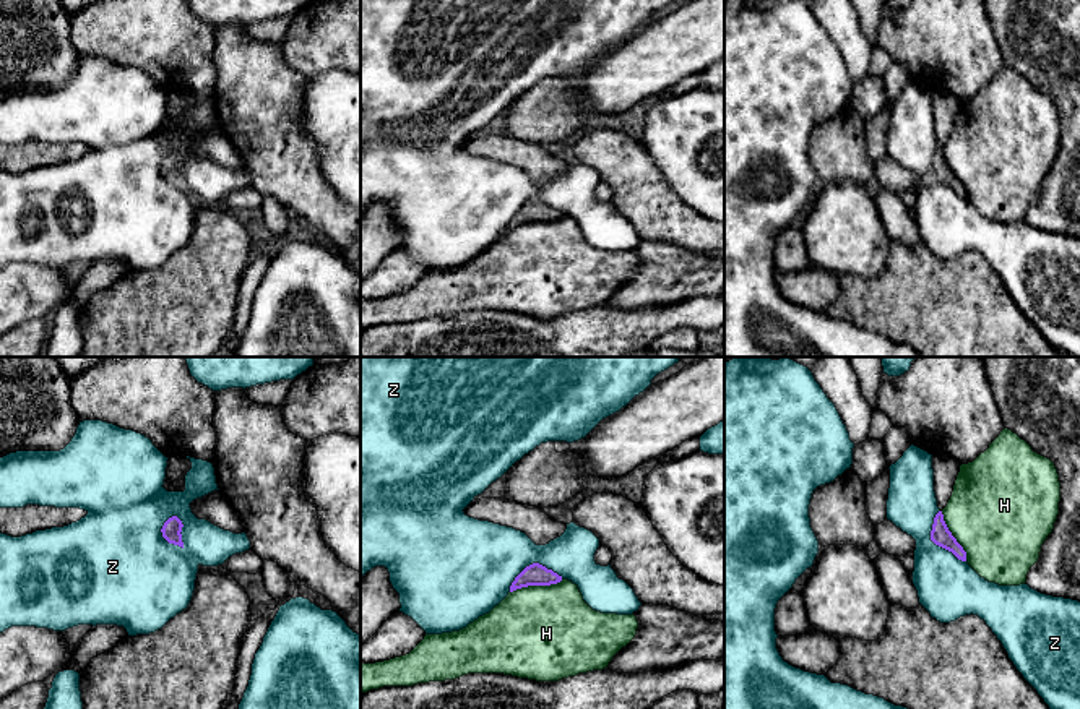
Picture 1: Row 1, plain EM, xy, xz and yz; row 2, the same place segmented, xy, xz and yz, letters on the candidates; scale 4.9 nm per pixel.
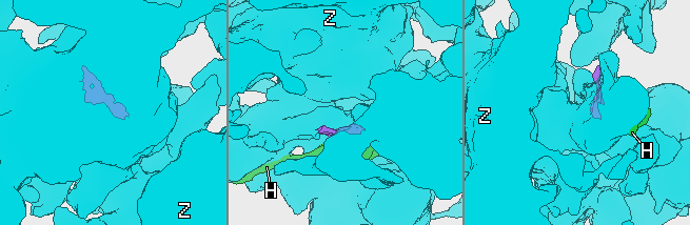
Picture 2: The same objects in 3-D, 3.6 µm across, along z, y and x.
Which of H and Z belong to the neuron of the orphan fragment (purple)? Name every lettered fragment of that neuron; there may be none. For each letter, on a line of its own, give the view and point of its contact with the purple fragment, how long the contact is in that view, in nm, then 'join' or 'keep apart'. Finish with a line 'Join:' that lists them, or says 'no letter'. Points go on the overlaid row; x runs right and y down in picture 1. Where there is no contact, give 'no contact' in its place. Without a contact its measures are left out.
H: xz (536, 584) | 280 nm | keep apart
Z: xy (181, 531) | 180 nm | join
Join: Z

